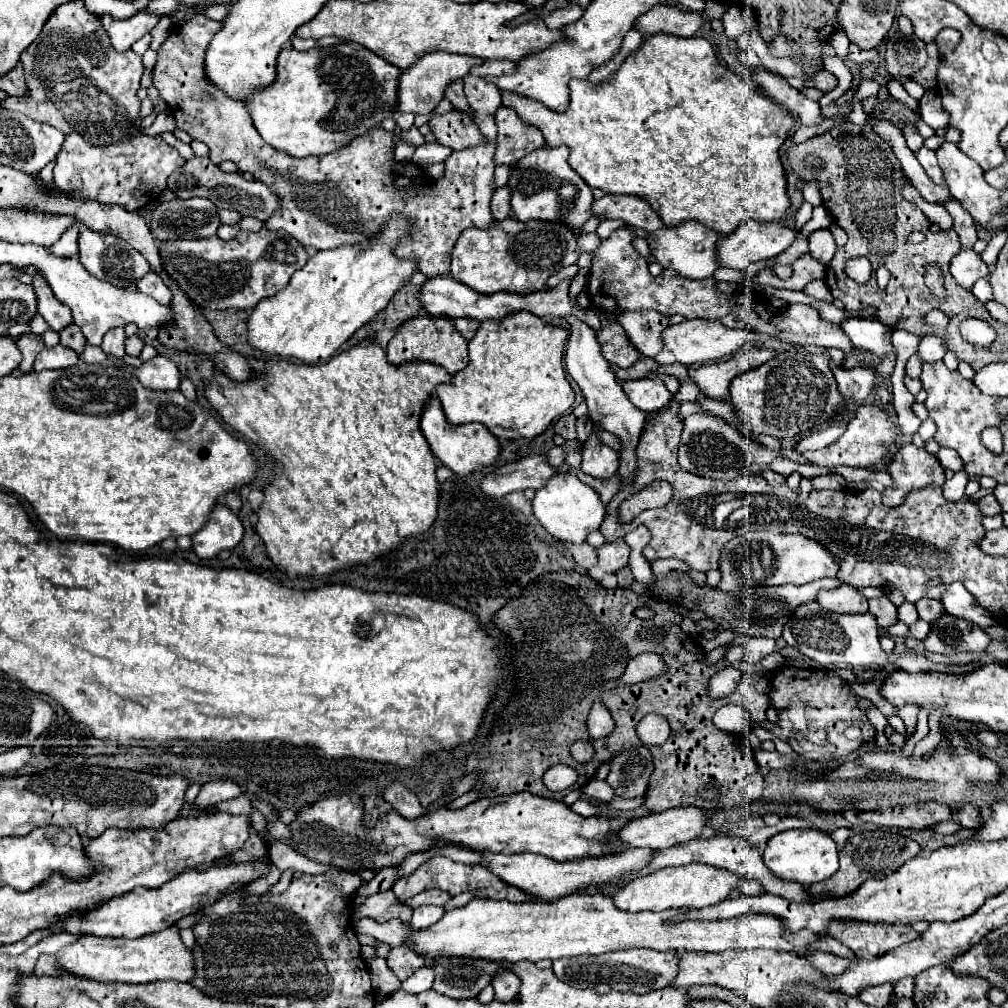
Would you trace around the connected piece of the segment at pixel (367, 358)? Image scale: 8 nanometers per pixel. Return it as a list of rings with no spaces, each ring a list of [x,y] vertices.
[[[359,343],[321,365],[273,359],[267,361],[267,369],[257,379],[245,383],[231,381],[215,371],[213,381],[205,389],[213,409],[237,433],[261,445],[263,451],[281,463],[281,471],[263,491],[265,501],[257,513],[257,533],[271,561],[283,573],[291,579],[329,575],[393,553],[403,539],[425,533],[437,519],[437,459],[461,477],[491,467],[499,459],[501,445],[483,425],[467,423],[455,427],[445,421],[439,399],[433,397],[439,383],[451,383],[451,375],[439,365],[411,361],[395,367],[375,343]]]

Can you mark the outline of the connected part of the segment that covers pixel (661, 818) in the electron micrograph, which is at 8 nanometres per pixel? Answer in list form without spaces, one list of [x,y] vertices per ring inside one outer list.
[[[683,805],[679,809],[667,809],[663,813],[651,813],[643,819],[635,819],[631,823],[627,823],[621,833],[619,839],[623,841],[623,845],[627,847],[649,847],[649,849],[667,849],[691,839],[697,839],[703,833],[703,827],[707,825],[709,813],[693,807],[693,805]]]

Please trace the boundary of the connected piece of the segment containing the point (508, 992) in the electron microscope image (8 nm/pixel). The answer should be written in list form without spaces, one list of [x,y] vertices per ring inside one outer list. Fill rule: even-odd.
[[[501,971],[499,975],[495,975],[493,989],[495,989],[497,1001],[503,1001],[503,1003],[513,1001],[519,995],[519,987],[521,987],[521,981],[513,971]]]

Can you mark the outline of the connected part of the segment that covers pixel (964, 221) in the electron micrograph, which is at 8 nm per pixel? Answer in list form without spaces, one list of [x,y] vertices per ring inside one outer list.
[[[949,201],[945,205],[945,209],[953,217],[953,231],[961,239],[961,249],[971,249],[975,245],[975,241],[977,241],[977,225],[975,225],[975,221],[971,221],[971,215],[955,201]]]

